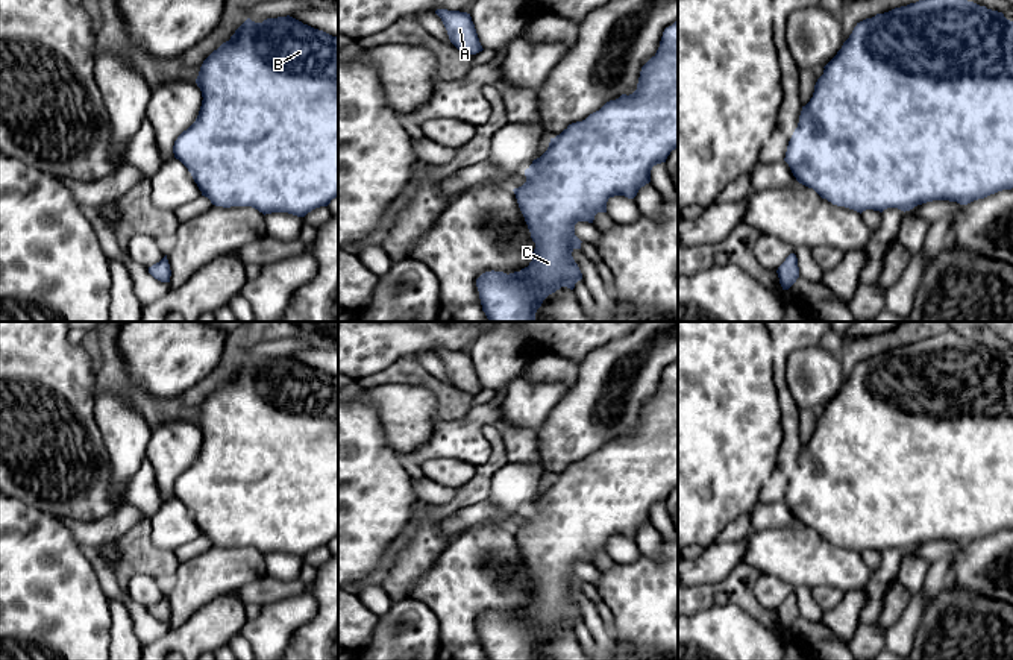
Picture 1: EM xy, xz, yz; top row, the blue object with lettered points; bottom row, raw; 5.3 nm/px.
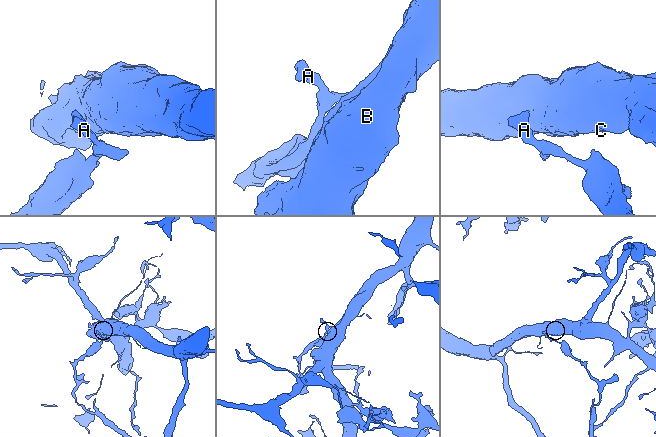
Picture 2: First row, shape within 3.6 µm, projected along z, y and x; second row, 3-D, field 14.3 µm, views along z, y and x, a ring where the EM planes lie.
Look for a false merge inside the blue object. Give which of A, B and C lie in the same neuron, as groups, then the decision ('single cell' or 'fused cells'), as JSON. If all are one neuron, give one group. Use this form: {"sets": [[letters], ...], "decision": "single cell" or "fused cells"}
{"sets": [["A"], ["B", "C"]], "decision": "fused cells"}

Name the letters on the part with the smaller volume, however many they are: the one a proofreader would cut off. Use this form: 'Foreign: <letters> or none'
Foreign: A

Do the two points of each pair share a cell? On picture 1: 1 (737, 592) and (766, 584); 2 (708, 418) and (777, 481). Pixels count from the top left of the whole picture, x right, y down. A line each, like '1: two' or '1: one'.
1: two
2: two

